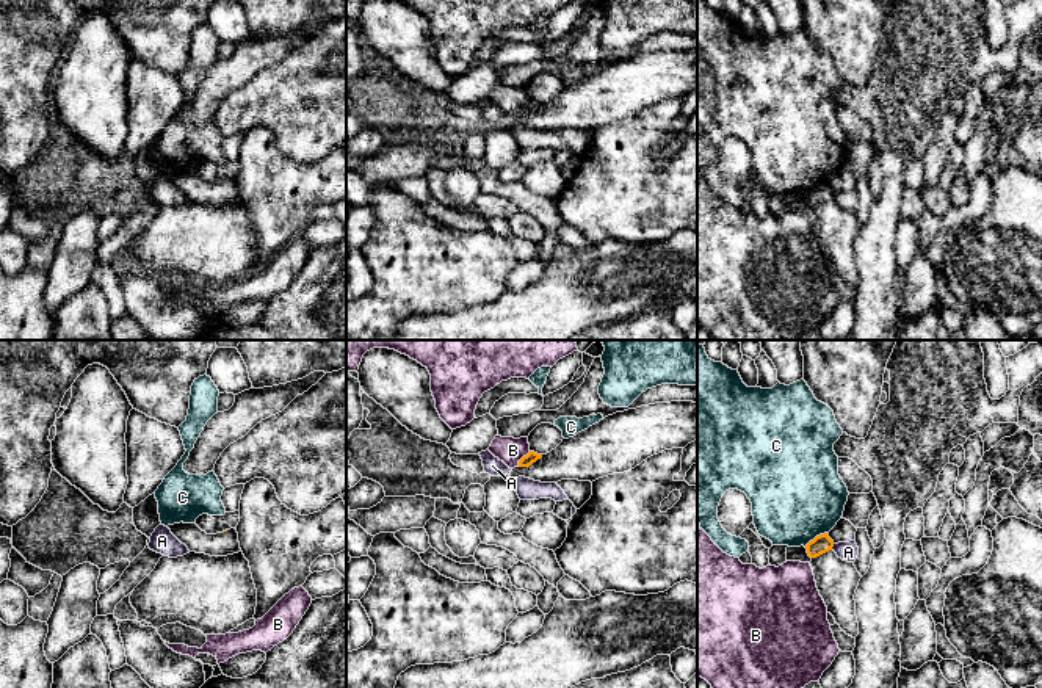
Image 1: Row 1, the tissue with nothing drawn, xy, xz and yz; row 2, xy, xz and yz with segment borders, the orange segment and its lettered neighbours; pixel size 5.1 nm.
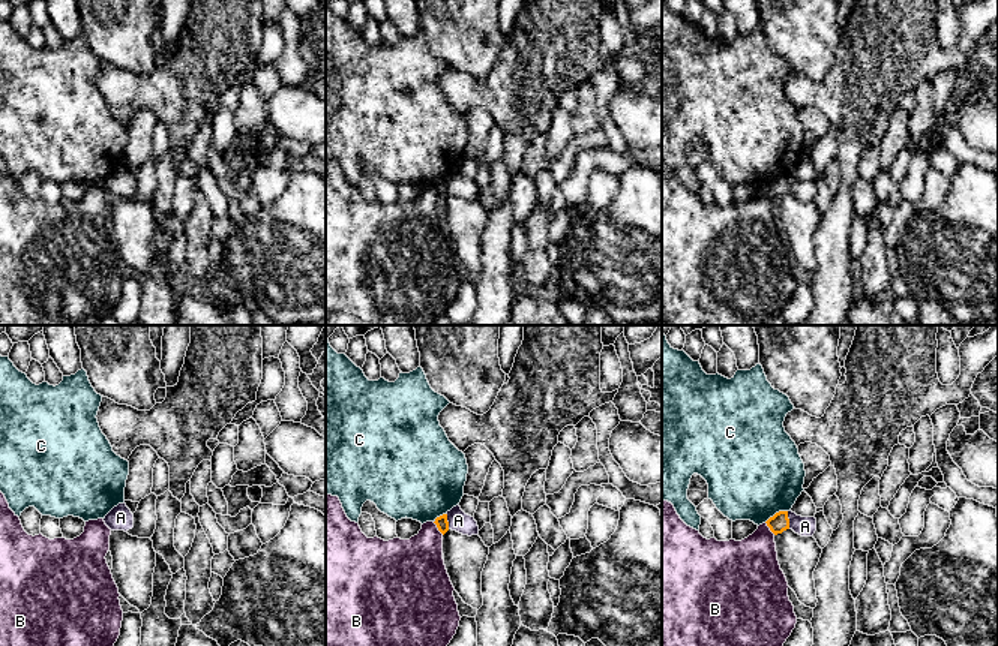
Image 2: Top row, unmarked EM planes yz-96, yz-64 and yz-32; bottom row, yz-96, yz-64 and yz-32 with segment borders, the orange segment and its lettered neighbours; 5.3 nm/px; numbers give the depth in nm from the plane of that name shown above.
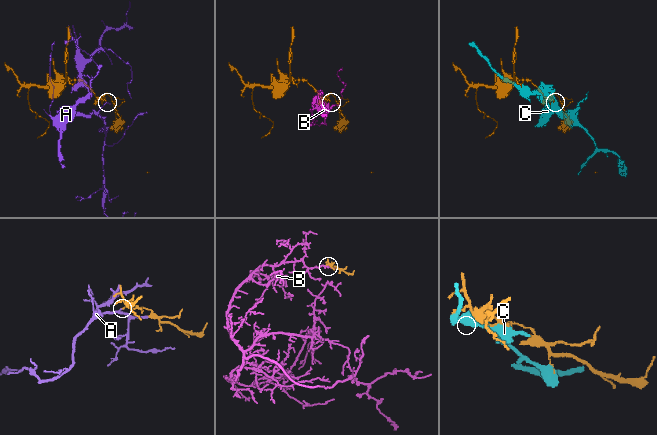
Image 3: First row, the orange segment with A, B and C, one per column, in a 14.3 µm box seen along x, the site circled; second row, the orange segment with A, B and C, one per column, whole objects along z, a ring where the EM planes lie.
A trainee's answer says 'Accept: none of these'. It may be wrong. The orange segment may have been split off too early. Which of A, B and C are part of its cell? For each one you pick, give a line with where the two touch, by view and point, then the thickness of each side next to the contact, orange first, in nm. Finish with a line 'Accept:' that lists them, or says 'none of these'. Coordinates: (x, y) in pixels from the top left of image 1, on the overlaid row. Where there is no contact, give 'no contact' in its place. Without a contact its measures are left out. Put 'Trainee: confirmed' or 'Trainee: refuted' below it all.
A: yz (832, 546) | 90/100 nm
Accept: A
Trainee: refuted

